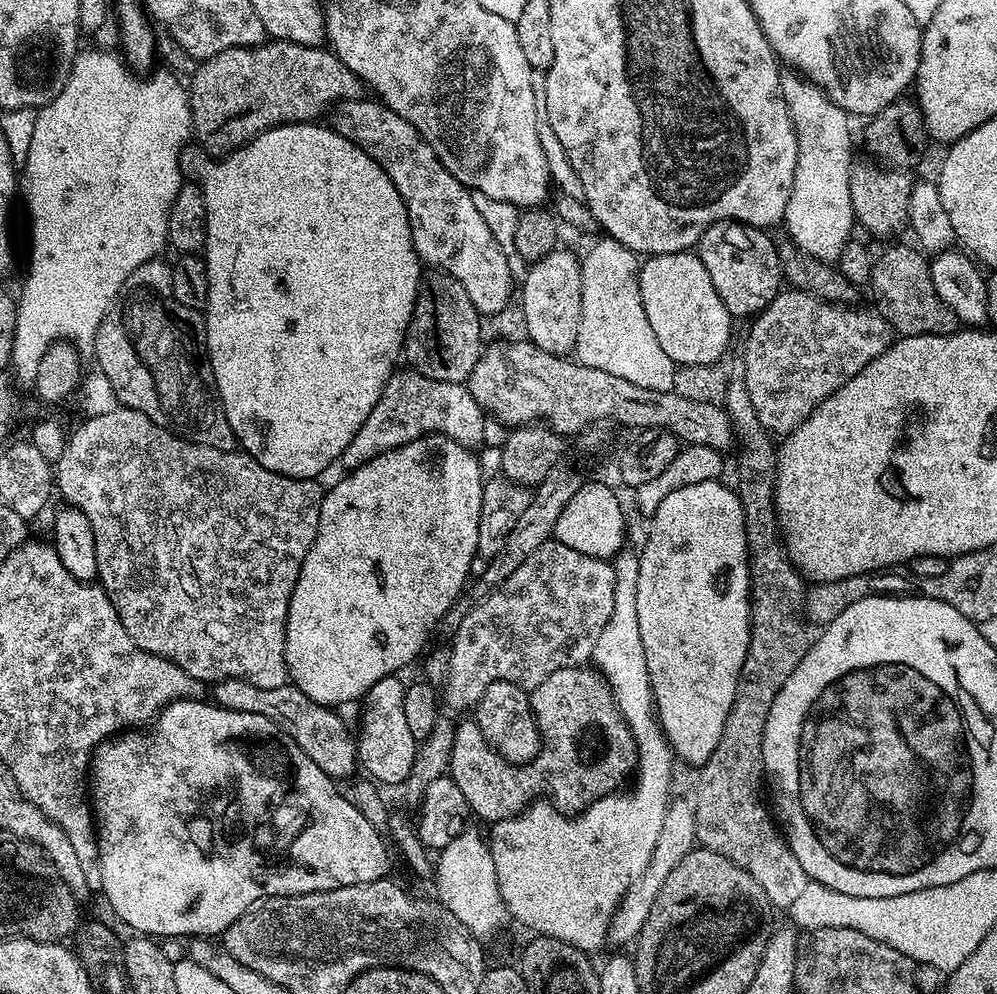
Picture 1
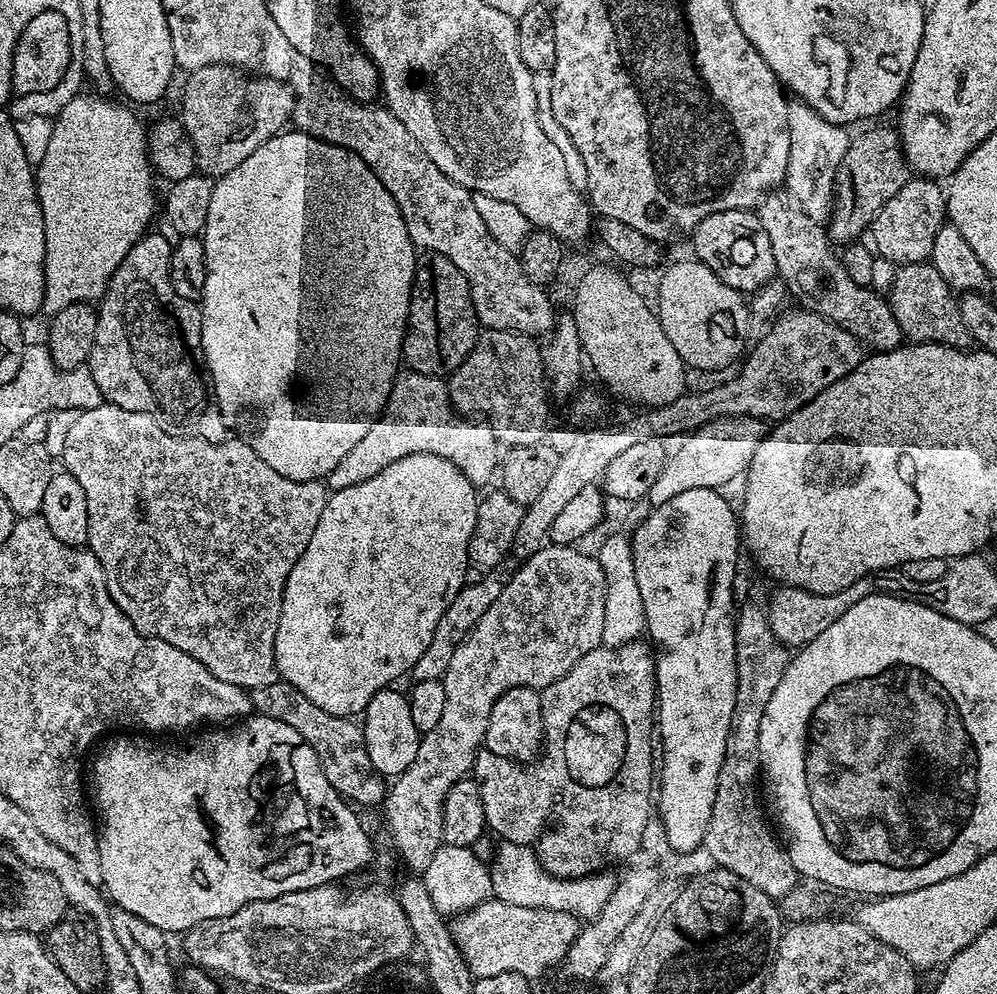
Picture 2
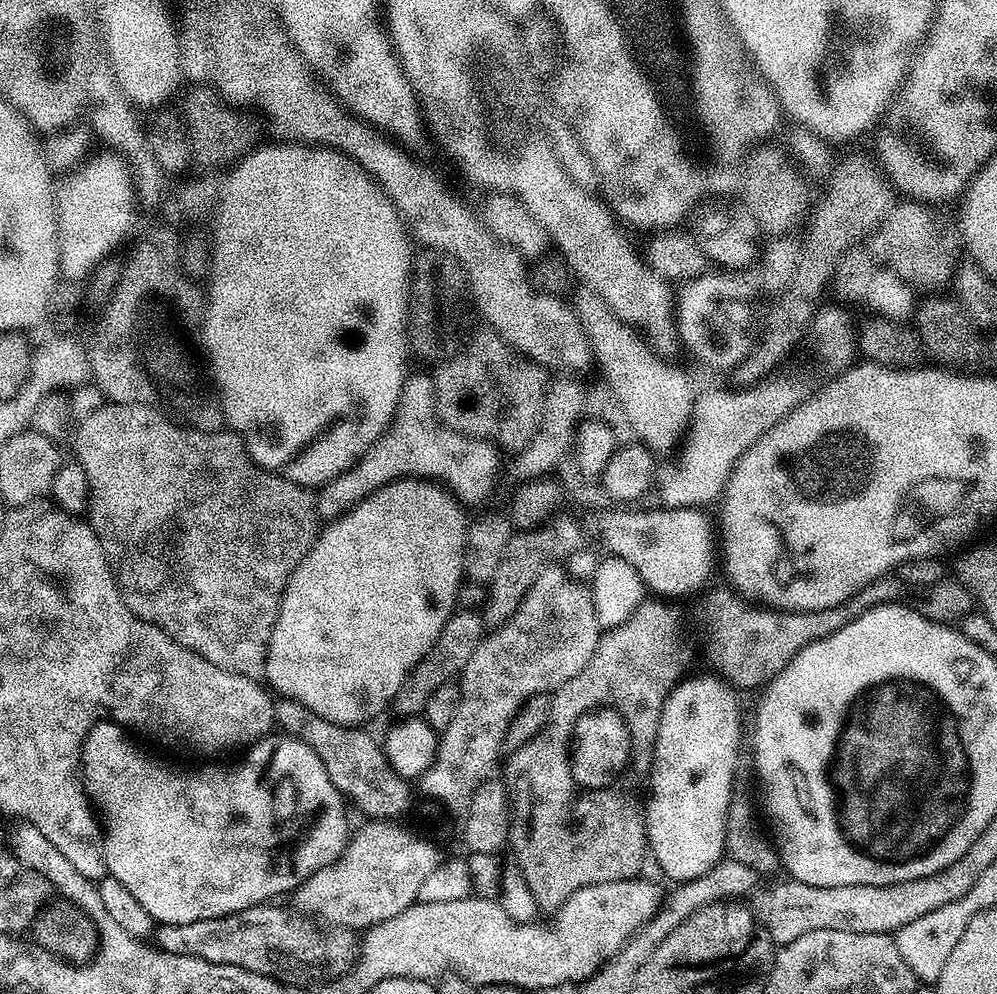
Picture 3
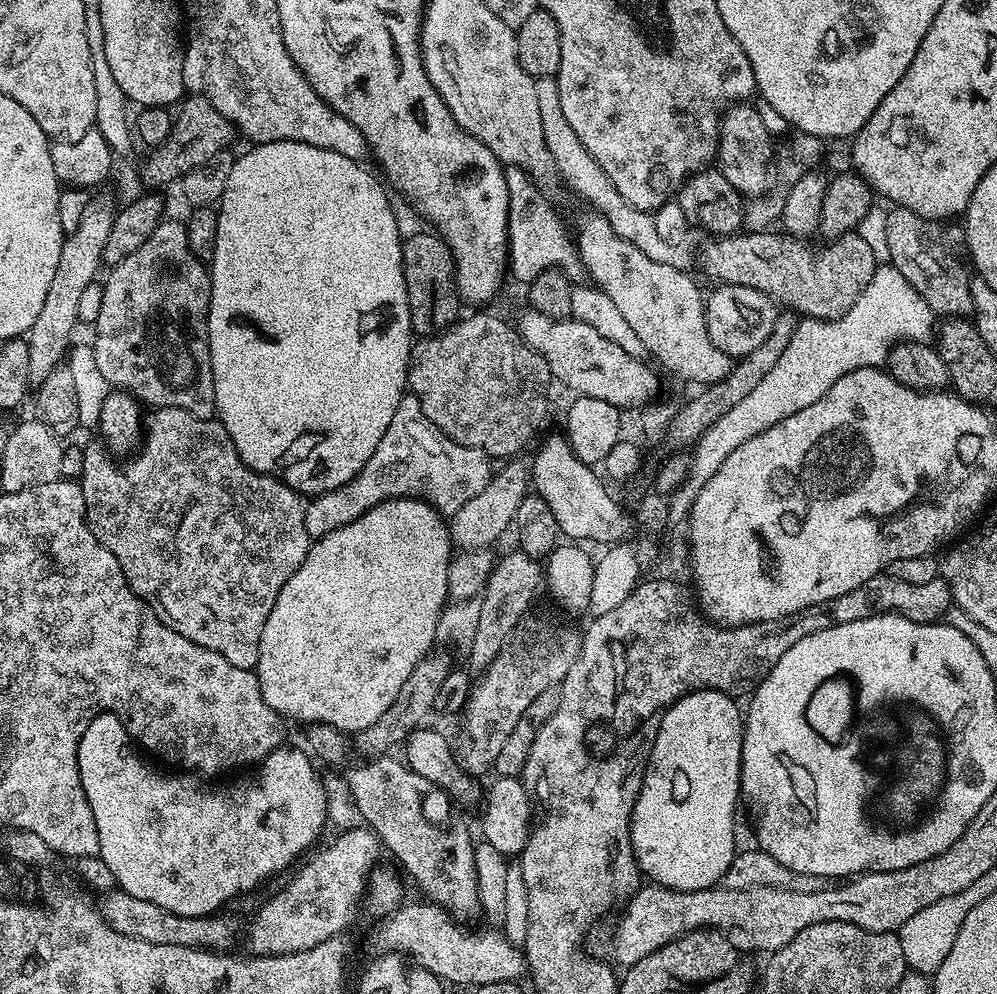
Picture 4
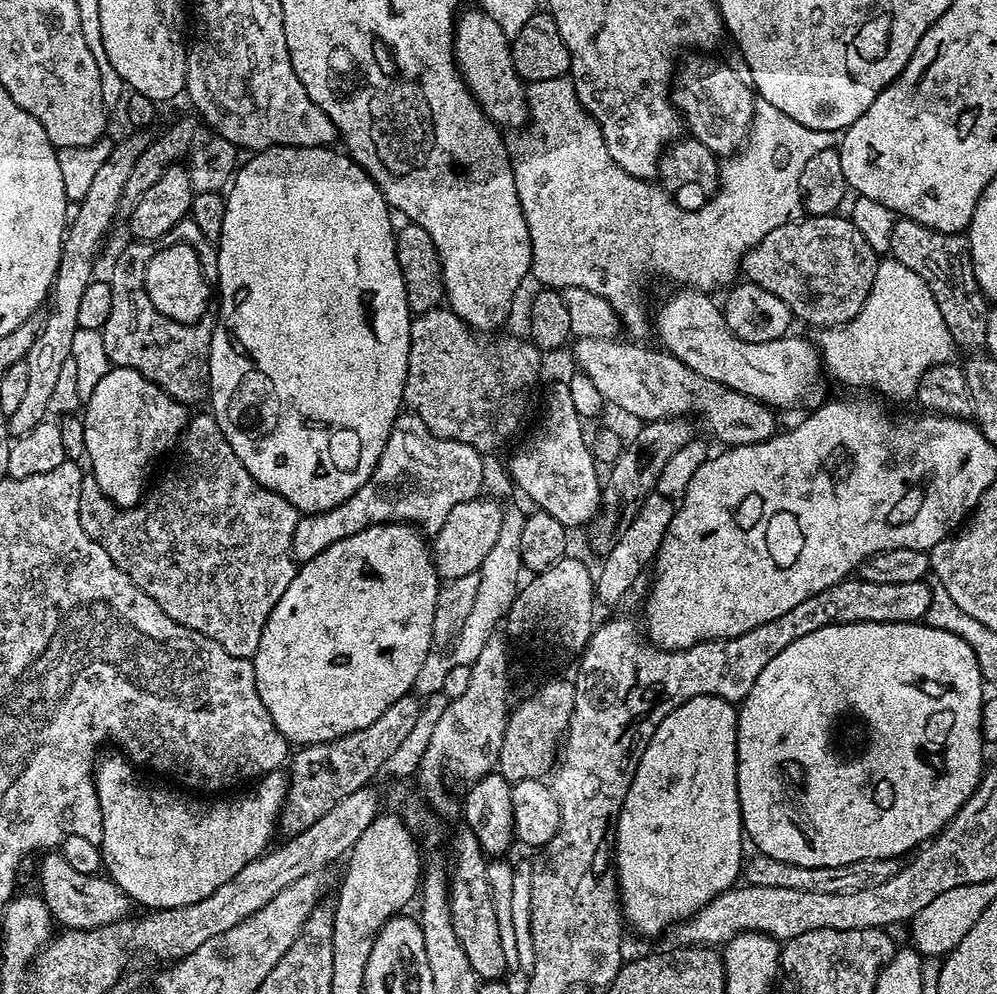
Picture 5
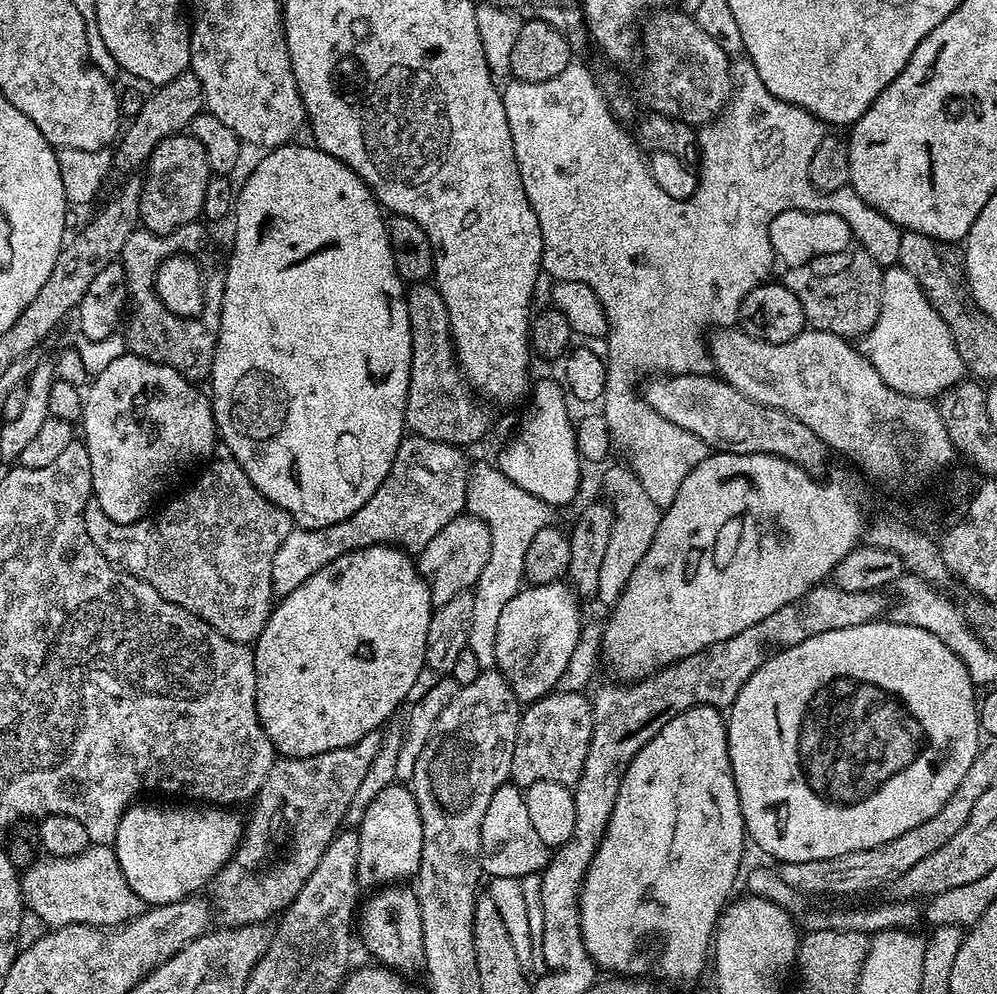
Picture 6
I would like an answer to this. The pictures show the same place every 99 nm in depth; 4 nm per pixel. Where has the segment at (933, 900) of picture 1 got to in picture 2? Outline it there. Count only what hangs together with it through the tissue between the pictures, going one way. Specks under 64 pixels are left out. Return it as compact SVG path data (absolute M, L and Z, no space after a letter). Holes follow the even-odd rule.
M970 866L946 882L934 882L922 890L897 896L869 899L854 913L857 924L862 925L874 938L894 946L912 964L913 968L936 968L948 964L980 931L976 928L976 867Z

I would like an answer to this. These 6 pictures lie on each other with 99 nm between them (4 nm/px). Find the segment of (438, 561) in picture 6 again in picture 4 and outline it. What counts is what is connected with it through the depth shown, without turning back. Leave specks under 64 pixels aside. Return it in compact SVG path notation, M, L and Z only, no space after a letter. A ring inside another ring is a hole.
M512 458L505 463L508 464L505 468L497 467L482 491L450 517L452 542L457 549L492 548L495 540L513 527L518 506L522 506L524 497L530 492L530 464L527 459L520 459L524 458Z

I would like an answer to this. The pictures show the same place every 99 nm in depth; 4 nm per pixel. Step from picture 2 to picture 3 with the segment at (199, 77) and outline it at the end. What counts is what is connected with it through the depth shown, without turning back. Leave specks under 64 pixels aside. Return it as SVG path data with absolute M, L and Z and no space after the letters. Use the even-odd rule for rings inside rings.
M196 86L191 90L193 92L184 100L182 115L192 135L190 148L195 163L197 160L204 168L231 166L257 147L259 140L256 139L260 136L260 128L262 132L262 124L251 111L224 103L220 95L207 86Z

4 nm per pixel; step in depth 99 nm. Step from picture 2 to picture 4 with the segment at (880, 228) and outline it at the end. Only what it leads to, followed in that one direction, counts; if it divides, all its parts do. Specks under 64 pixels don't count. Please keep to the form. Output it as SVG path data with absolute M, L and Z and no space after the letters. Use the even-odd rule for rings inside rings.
M893 207L891 211L884 220L884 244L892 267L918 290L937 317L971 317L974 276L969 268L968 240L963 227L956 222L922 218L905 208Z

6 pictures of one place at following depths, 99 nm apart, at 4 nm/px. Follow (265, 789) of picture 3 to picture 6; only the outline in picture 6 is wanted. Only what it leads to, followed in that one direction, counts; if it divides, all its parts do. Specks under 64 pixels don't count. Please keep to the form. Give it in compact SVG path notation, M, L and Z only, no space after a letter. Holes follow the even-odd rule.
M141 802L133 803L129 808L127 808L122 814L120 819L120 825L116 831L116 838L114 841L114 851L118 862L120 863L120 869L122 874L126 878L126 882L134 890L134 894L140 896L141 901L145 905L155 906L161 904L174 903L176 900L183 900L185 897L191 897L193 894L199 893L199 888L209 883L212 877L216 875L219 868L225 864L232 853L236 850L236 845L240 843L240 837L242 835L242 820L235 816L235 811L225 810L220 806L201 806L196 802L180 802L177 808L163 808L160 804L140 804Z

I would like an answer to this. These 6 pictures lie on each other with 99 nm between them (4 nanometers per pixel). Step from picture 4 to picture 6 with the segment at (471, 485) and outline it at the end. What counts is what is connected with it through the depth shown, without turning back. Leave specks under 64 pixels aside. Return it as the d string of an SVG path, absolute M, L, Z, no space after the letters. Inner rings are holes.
M415 434L405 435L392 463L392 472L370 494L362 510L354 510L350 518L325 528L293 527L286 542L278 546L272 567L272 591L277 597L289 596L310 574L318 574L322 566L334 562L342 554L369 548L375 544L391 544L409 554L418 554L455 516L465 511L470 460L455 444L434 442Z

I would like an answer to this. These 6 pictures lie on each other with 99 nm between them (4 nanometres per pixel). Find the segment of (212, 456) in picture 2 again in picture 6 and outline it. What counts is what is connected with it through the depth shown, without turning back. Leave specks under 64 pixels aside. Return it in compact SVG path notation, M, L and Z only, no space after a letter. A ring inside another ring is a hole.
M227 454L221 456L221 460L213 459L207 465L209 468L197 478L193 488L186 489L181 496L173 495L160 513L133 524L119 524L114 518L106 518L106 510L98 506L96 499L89 500L84 511L86 534L90 534L90 542L115 568L154 586L162 598L190 610L190 614L214 626L227 640L251 645L262 634L274 607L274 554L278 554L278 546L286 542L286 534L292 532L294 525L278 505L257 490L236 460Z

